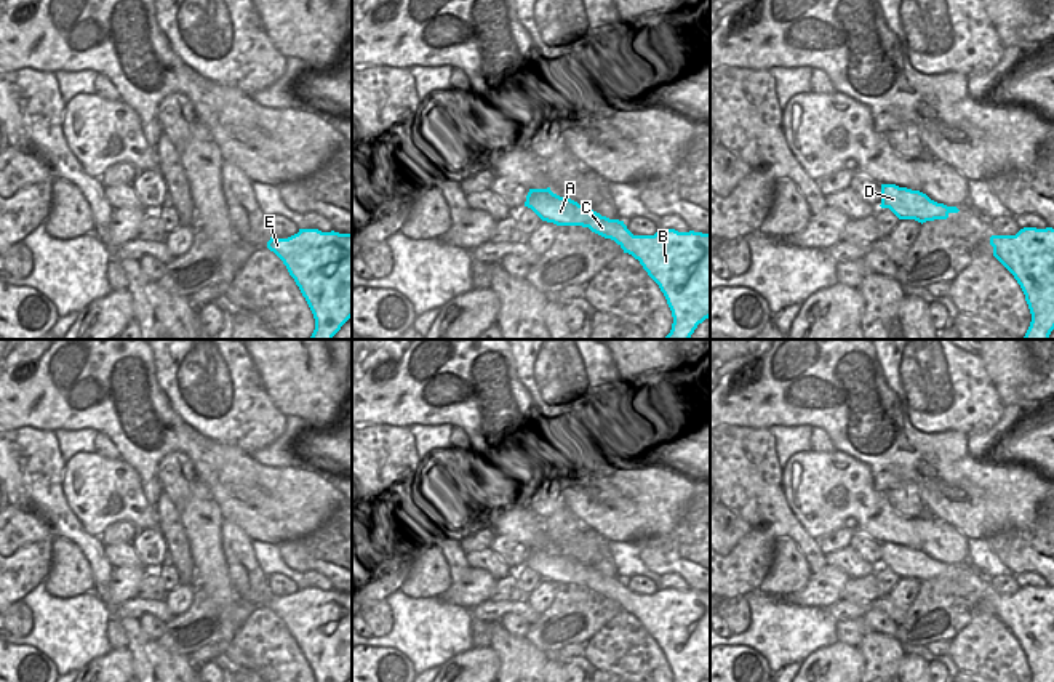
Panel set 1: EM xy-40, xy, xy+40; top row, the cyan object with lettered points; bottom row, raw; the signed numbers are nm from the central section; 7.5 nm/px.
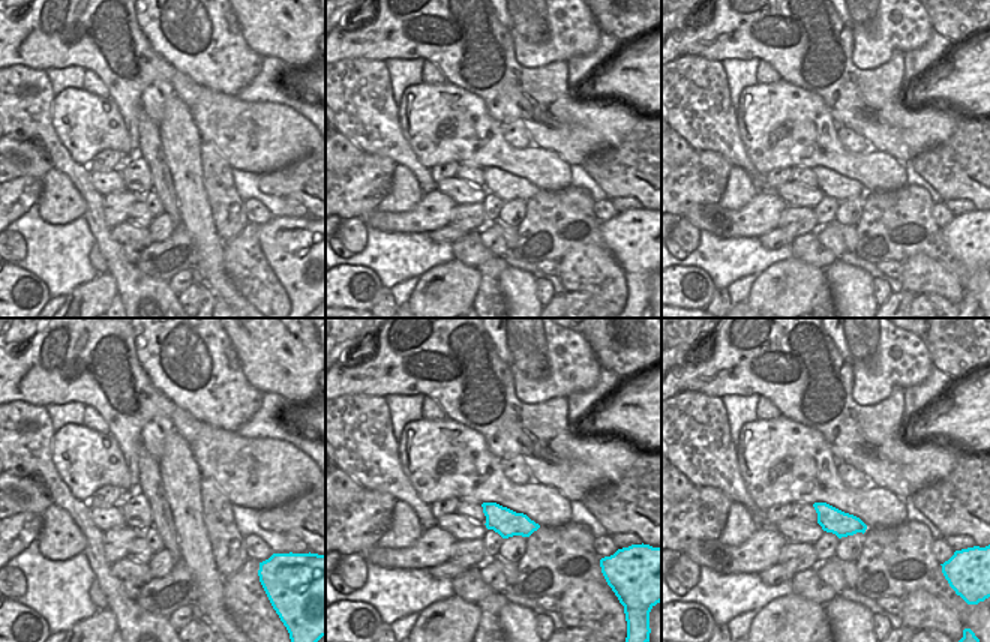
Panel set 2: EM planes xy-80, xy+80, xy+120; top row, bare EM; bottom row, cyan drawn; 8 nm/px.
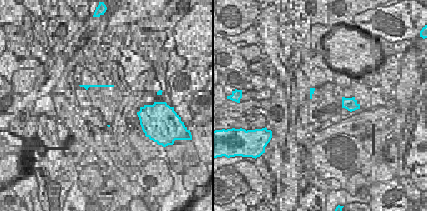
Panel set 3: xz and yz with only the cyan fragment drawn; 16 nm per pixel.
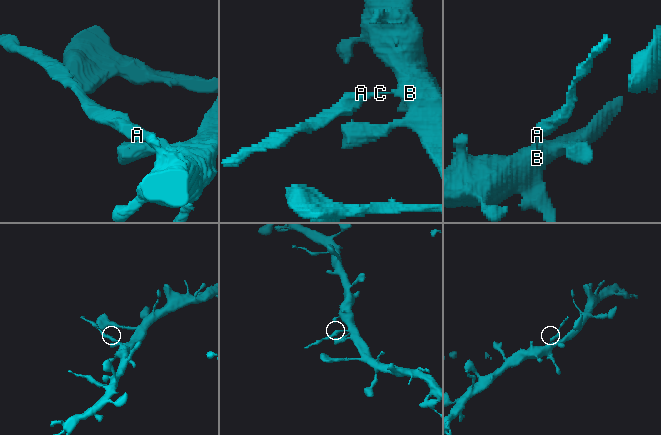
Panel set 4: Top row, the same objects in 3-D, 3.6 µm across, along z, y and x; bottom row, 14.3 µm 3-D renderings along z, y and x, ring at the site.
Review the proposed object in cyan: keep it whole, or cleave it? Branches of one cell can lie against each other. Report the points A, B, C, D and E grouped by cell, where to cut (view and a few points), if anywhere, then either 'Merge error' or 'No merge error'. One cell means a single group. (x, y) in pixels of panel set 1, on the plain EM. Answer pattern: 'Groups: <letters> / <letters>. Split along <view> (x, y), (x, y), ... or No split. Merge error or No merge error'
Groups: A D / B C E. Split along xy (594, 570), (582, 585). Merge error

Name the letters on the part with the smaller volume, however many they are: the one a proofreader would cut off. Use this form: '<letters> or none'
A, D

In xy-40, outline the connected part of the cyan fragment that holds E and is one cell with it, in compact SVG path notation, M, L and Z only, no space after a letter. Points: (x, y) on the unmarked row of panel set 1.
M299 588L288 597L272 594L267 607L286 624L305 656L315 682L345 682L352 676L352 592Z

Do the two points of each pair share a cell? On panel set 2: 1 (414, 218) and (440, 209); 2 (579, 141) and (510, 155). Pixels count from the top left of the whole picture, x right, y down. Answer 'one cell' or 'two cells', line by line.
1: one cell
2: two cells

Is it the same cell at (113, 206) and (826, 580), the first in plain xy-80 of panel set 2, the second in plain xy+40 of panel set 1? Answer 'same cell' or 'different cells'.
same cell

